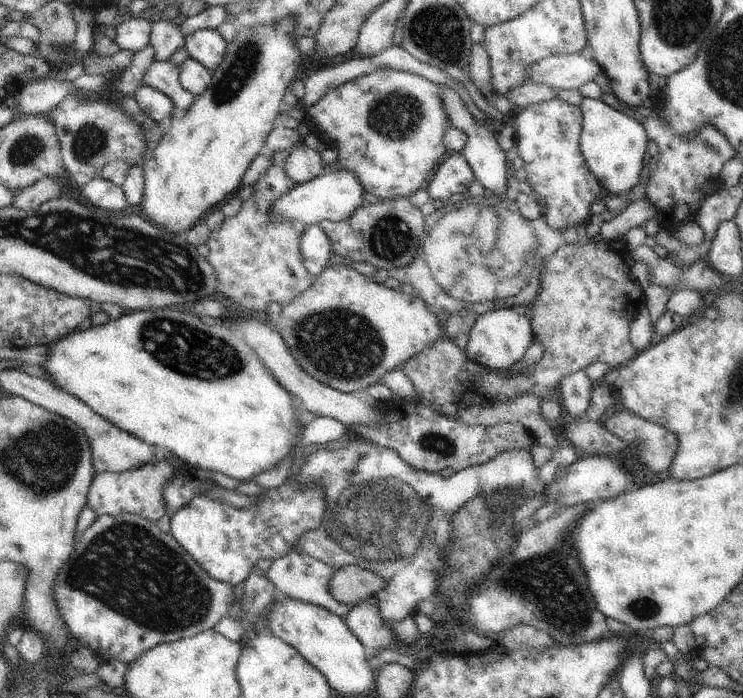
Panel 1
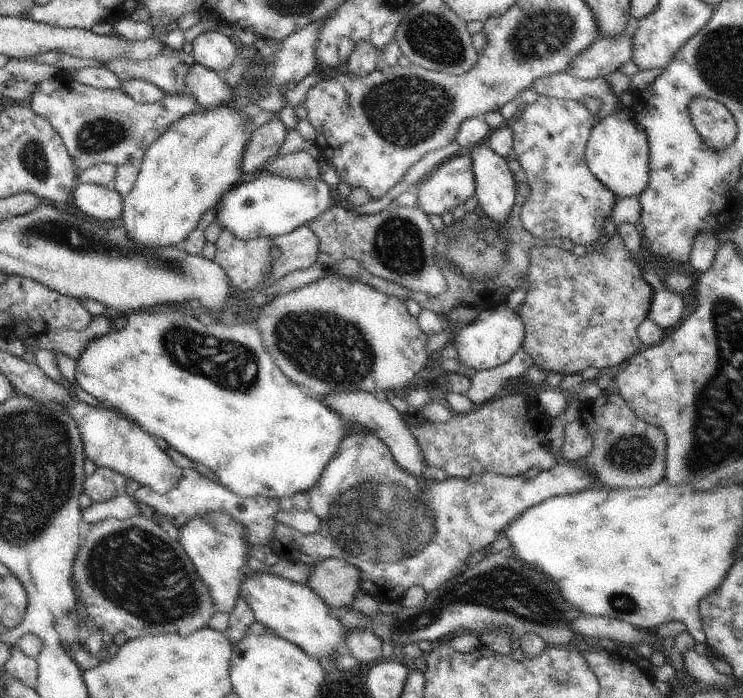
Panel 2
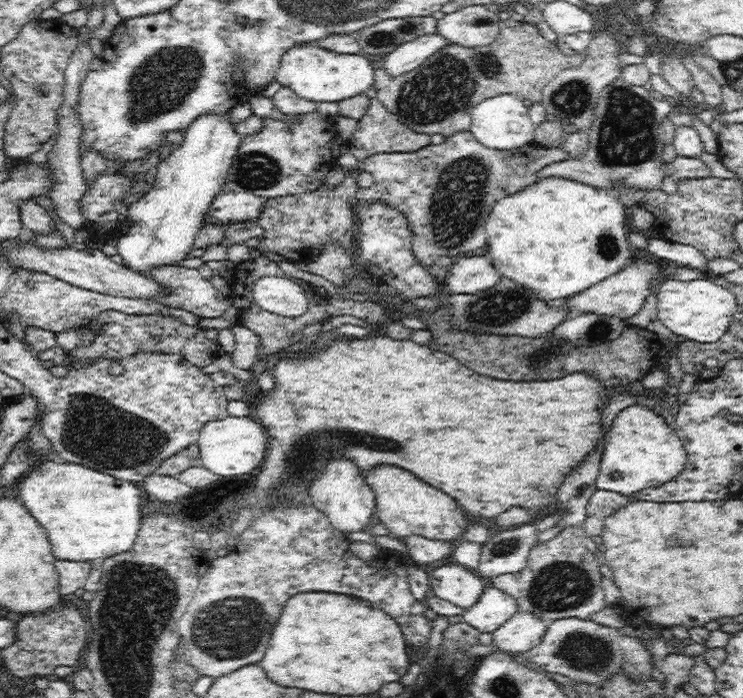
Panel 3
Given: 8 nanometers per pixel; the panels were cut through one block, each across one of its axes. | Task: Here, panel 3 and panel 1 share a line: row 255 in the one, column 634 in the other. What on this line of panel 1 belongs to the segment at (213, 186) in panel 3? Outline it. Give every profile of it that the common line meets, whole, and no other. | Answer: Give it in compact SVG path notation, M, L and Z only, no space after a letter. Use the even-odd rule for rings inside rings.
M584 97L580 110L583 114L580 148L590 172L610 196L628 193L645 175L642 168L649 140L645 126L600 99Z

